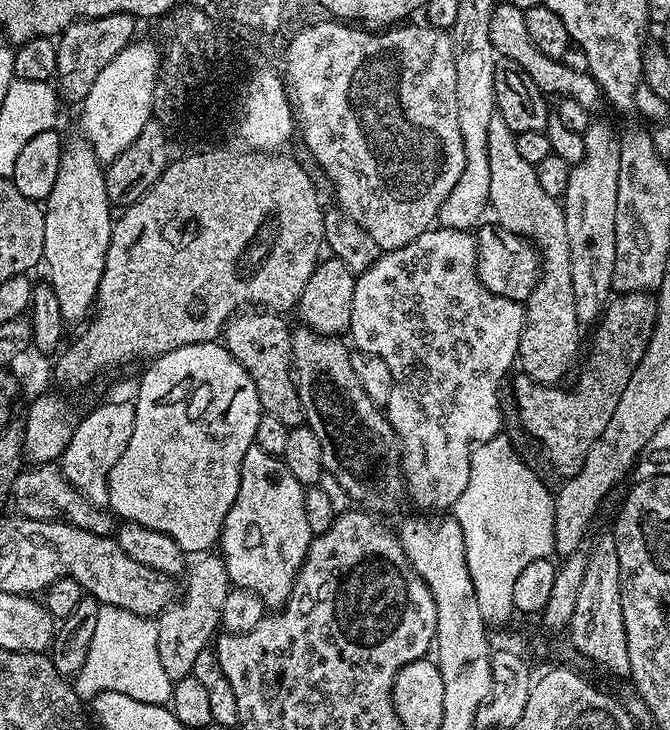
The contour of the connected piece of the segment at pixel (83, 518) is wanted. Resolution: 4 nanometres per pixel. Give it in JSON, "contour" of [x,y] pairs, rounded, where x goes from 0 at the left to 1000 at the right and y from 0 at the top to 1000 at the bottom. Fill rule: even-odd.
{"contour":[[[88,634],[55,636],[37,640],[24,651],[24,658],[18,663],[16,684],[24,685],[24,696],[31,708],[39,712],[91,712],[94,718],[116,721],[122,726],[134,726],[134,732],[148,734],[167,734],[170,729],[170,707],[166,700],[157,699],[151,692],[136,690],[131,684],[119,675],[101,656],[96,653],[96,647]]]}

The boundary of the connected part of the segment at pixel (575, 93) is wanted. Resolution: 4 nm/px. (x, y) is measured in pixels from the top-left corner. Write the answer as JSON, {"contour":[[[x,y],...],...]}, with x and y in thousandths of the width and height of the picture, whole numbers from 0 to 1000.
{"contour":[[[763,3],[742,4],[740,10],[734,12],[731,25],[731,58],[740,64],[742,78],[772,88],[788,103],[788,111],[803,123],[809,123],[813,132],[819,134],[849,132],[857,134],[857,140],[863,140],[881,151],[888,149],[890,141],[897,141],[899,127],[882,99],[857,96],[851,90],[845,90],[840,82],[828,82],[809,74],[809,68],[803,68],[797,63],[797,58],[791,58],[791,47],[785,42],[782,12],[770,11]]]}

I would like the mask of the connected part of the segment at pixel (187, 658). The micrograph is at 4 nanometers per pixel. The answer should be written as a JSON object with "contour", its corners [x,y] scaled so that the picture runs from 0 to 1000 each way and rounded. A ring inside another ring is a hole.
{"contour":[[[322,759],[300,760],[294,766],[299,768],[288,778],[285,774],[279,779],[281,796],[272,800],[272,815],[254,832],[246,833],[233,849],[236,903],[242,905],[248,923],[258,934],[285,926],[296,896],[318,881],[330,859],[331,825],[337,825],[343,796],[333,766],[327,760],[316,760]]]}

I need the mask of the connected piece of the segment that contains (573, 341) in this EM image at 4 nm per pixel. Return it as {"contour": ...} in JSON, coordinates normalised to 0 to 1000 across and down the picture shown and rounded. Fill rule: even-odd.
{"contour":[[[746,158],[731,162],[731,175],[725,178],[725,216],[731,222],[731,266],[728,277],[739,305],[755,315],[773,321],[781,329],[788,329],[806,348],[806,379],[782,416],[782,451],[773,468],[773,499],[781,514],[790,515],[801,526],[828,527],[854,504],[860,493],[860,481],[866,477],[866,455],[869,447],[863,441],[863,430],[857,430],[857,386],[851,386],[851,332],[845,326],[845,299],[837,275],[831,270],[815,266],[803,251],[800,226],[785,222],[773,212],[770,182],[755,173]]]}

